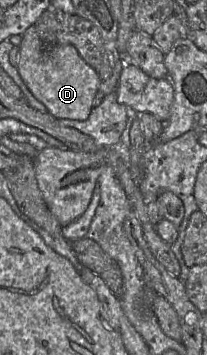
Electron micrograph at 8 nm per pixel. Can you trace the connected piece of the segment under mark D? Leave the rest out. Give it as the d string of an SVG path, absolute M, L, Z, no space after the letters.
M34 26L21 36L17 70L34 97L57 119L85 121L93 108L99 88L99 74L70 44L45 46Z

